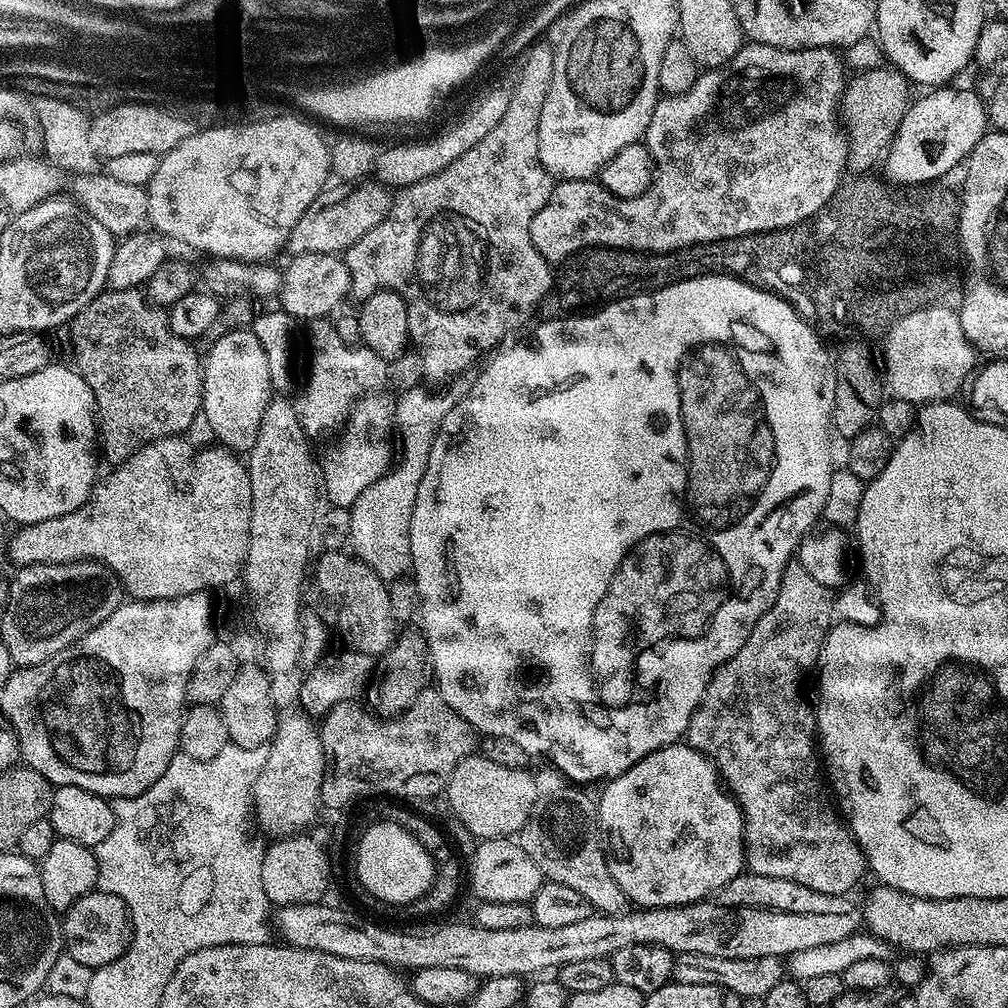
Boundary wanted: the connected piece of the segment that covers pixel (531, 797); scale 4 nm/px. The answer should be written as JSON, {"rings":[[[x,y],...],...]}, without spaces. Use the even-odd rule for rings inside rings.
{"rings":[[[473,754],[460,760],[448,780],[446,797],[460,824],[480,840],[512,838],[530,816],[530,810],[538,799],[536,780],[528,768],[510,769],[498,766],[485,754]]]}

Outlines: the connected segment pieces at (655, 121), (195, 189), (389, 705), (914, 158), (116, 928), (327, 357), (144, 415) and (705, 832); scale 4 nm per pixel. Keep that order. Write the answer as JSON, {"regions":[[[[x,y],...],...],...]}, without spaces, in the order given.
{"regions":[[[[751,42],[745,43],[741,48],[740,53],[731,60],[730,63],[725,64],[723,68],[714,68],[711,70],[704,70],[697,75],[694,86],[690,86],[690,90],[686,90],[682,94],[677,96],[664,96],[657,99],[656,109],[654,114],[650,118],[650,126],[643,129],[643,143],[647,144],[648,152],[652,156],[652,162],[654,165],[654,175],[652,178],[652,184],[647,190],[642,193],[638,198],[618,198],[614,194],[610,194],[610,190],[606,190],[595,179],[590,180],[561,180],[553,187],[550,198],[546,202],[546,206],[542,206],[542,210],[538,210],[538,214],[534,214],[534,222],[530,222],[530,238],[534,242],[534,246],[538,250],[538,254],[542,254],[542,258],[548,261],[549,265],[556,266],[561,262],[568,259],[569,256],[575,256],[576,253],[584,251],[585,248],[631,248],[633,252],[673,252],[679,248],[689,248],[691,244],[709,244],[715,240],[725,240],[726,238],[734,238],[735,236],[745,236],[751,232],[773,232],[779,228],[789,228],[794,226],[798,222],[802,222],[806,218],[810,218],[818,210],[822,210],[822,206],[826,206],[826,202],[836,193],[837,188],[842,183],[842,177],[844,168],[846,172],[846,163],[848,160],[848,148],[846,140],[840,136],[842,135],[841,129],[837,125],[838,112],[837,108],[842,99],[842,93],[844,85],[846,83],[845,65],[842,63],[841,57],[837,55],[833,49],[830,48],[775,48],[774,46],[766,46],[765,44],[754,44]]],[[[272,120],[272,124],[255,126],[238,123],[193,131],[174,150],[159,157],[146,186],[147,223],[169,241],[177,240],[188,248],[209,252],[207,255],[212,258],[271,261],[272,255],[287,245],[298,218],[306,214],[306,206],[329,183],[330,148],[316,132],[315,127],[296,124],[296,120]]],[[[404,626],[400,637],[387,645],[387,651],[379,657],[374,675],[367,685],[366,697],[371,711],[377,716],[391,718],[399,716],[412,705],[414,698],[433,683],[432,659],[423,631],[416,626]]],[[[936,86],[925,94],[921,100],[913,99],[908,106],[908,113],[896,131],[896,137],[888,145],[886,164],[888,160],[887,179],[899,186],[902,184],[930,184],[939,181],[956,163],[963,161],[974,150],[974,146],[985,132],[989,131],[988,110],[986,104],[976,97],[967,87]]],[[[93,890],[68,907],[62,916],[62,944],[71,958],[93,970],[123,956],[132,942],[132,919],[126,902],[109,892]]],[[[331,319],[313,320],[307,328],[308,377],[304,380],[304,393],[298,399],[298,411],[304,431],[315,434],[339,429],[361,396],[383,389],[389,365],[374,350],[342,342]]],[[[135,288],[126,290],[105,290],[99,296],[93,298],[75,318],[70,321],[72,328],[72,352],[76,355],[74,367],[81,378],[90,386],[90,390],[96,399],[96,419],[98,421],[98,448],[109,460],[109,465],[115,466],[130,458],[142,446],[146,446],[155,440],[161,440],[167,436],[180,436],[191,426],[202,412],[204,402],[204,378],[202,375],[202,356],[196,353],[197,345],[191,340],[184,340],[178,334],[174,334],[168,325],[168,313],[163,307],[157,306],[146,299],[143,291]]],[[[687,742],[671,744],[642,758],[642,762],[607,781],[603,788],[604,793],[598,796],[598,827],[606,841],[606,859],[614,882],[633,905],[669,908],[693,904],[745,871],[744,816],[740,807],[722,787],[712,761]]]]}

